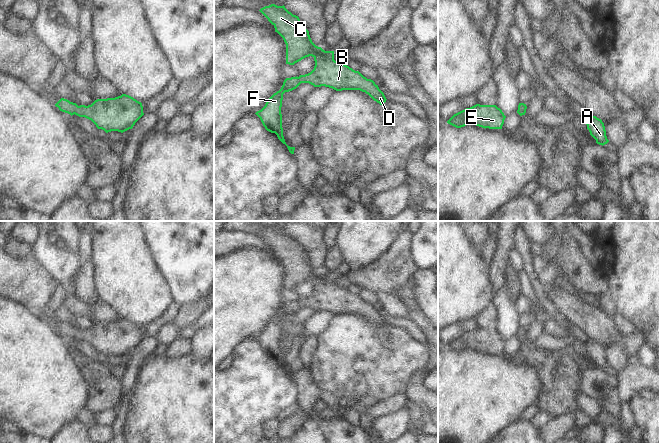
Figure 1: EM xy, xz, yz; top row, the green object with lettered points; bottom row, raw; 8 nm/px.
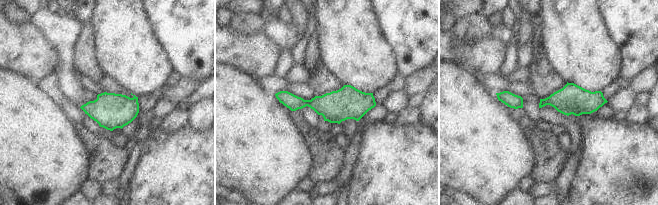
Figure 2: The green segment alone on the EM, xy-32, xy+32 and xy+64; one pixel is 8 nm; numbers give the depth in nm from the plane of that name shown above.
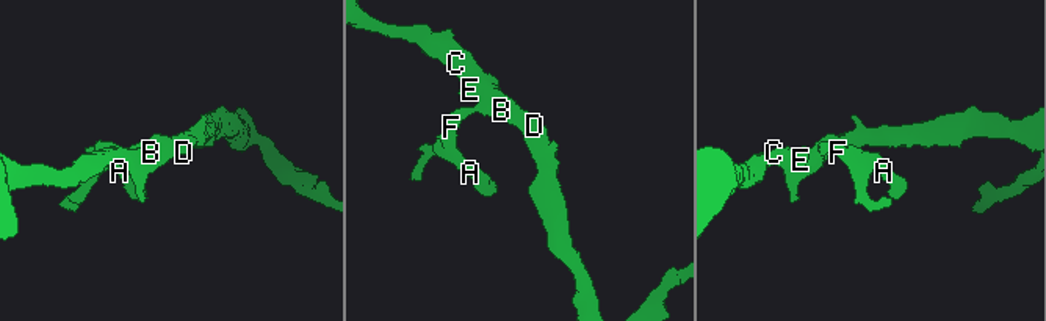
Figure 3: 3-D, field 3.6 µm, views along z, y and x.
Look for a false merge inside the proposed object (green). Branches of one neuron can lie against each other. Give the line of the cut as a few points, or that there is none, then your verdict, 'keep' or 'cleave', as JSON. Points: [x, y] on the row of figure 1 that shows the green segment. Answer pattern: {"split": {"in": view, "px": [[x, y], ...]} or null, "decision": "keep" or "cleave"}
{"split": null, "decision": "keep"}

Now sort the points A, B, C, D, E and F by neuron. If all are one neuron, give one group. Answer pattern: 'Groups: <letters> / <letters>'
Groups: A B C D E F.

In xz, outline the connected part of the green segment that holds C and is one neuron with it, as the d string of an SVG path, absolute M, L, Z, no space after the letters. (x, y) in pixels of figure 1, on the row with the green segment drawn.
M271 4L259 11L274 26L275 32L283 38L286 44L286 64L294 65L309 56L312 56L315 61L314 69L310 73L286 78L281 89L267 100L261 110L255 113L265 129L275 133L291 154L294 154L295 147L290 147L285 142L281 107L283 94L296 89L301 83L309 83L314 87L325 86L336 91L360 90L380 105L386 102L384 93L373 80L367 79L359 71L335 61L334 51L325 51L316 46L299 17L289 12L284 5Z

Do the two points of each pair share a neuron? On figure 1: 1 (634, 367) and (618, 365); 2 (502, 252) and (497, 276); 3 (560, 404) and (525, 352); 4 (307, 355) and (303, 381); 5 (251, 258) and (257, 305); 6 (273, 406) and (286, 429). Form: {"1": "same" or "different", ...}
{"1": "different", "2": "same", "3": "same", "4": "different", "5": "same", "6": "different"}

